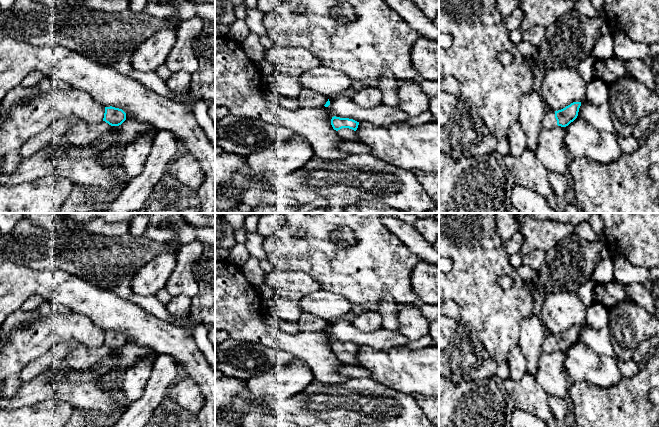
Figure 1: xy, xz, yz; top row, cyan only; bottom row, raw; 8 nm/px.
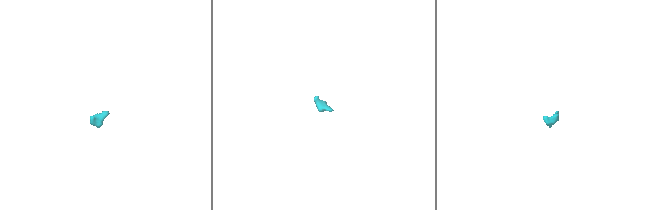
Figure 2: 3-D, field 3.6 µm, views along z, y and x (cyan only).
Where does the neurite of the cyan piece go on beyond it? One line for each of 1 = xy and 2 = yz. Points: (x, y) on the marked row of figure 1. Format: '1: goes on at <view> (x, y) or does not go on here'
1: does not go on here
2: goes on at yz (549, 121)

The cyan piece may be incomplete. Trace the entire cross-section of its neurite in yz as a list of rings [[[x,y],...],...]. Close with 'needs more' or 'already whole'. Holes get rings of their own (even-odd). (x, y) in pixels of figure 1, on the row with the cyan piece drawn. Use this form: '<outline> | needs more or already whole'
[[[573,102],[555,112],[547,110],[541,123],[542,129],[551,129],[557,125],[561,127],[568,126],[577,118],[580,106],[581,102]]] | needs more

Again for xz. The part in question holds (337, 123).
[[[334,116],[331,119],[331,125],[343,140],[356,141],[357,136],[355,131],[358,128],[359,122],[349,118]]] | needs more

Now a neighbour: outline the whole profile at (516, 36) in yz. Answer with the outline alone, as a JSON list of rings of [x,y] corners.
[[[521,29],[510,33],[510,38],[514,44],[518,45],[523,40],[522,33],[523,31]]]

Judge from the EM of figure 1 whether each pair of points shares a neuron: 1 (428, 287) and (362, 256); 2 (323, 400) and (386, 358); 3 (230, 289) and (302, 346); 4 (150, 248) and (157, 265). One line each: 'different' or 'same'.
1: different
2: different
3: same
4: different

